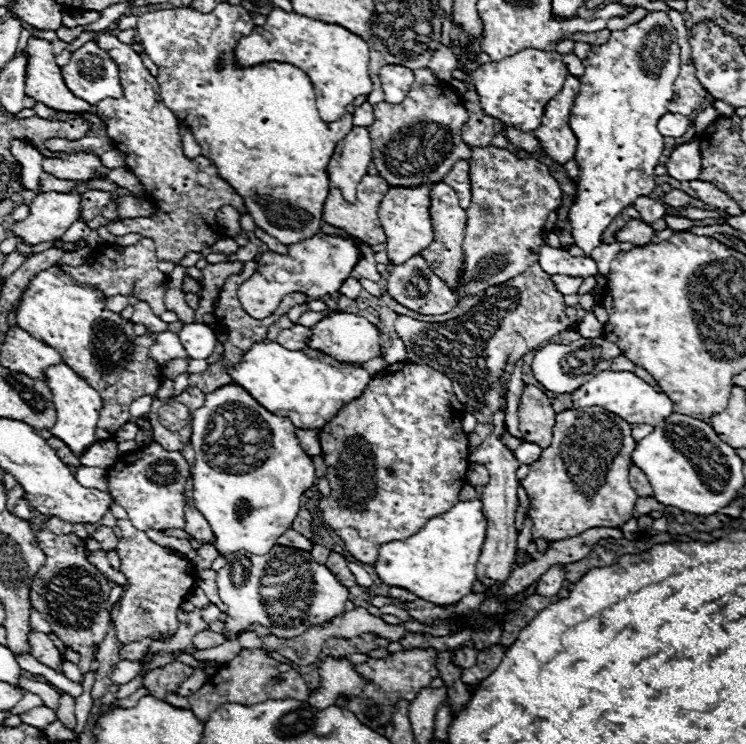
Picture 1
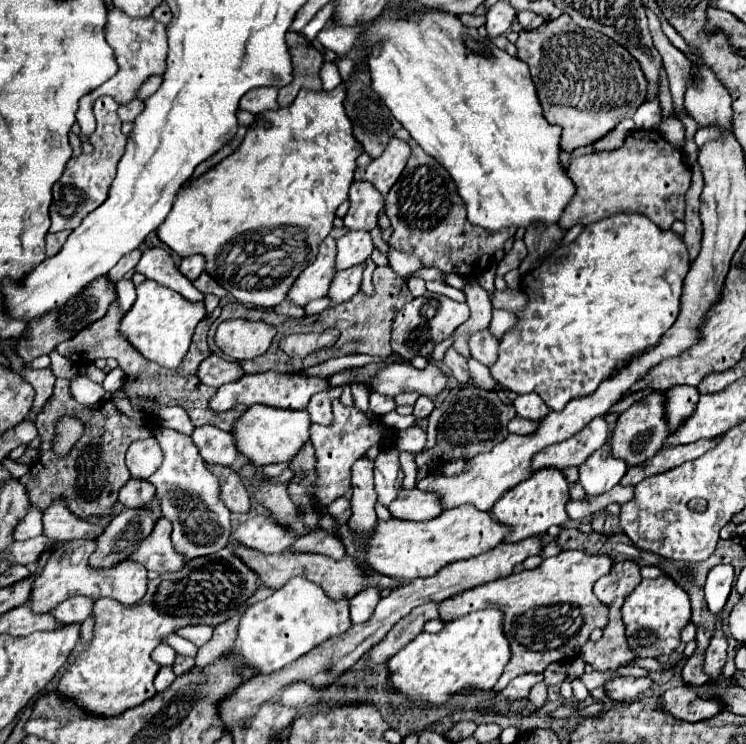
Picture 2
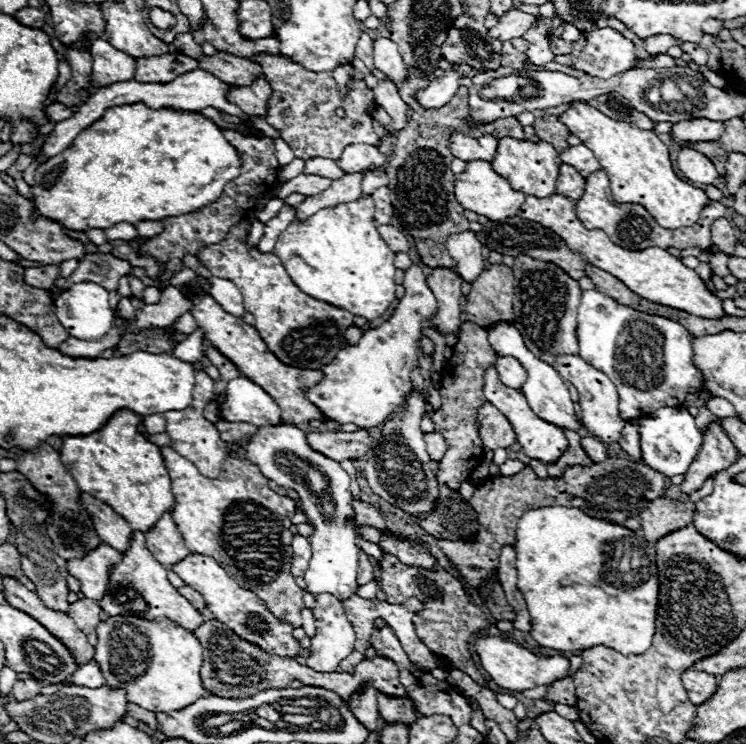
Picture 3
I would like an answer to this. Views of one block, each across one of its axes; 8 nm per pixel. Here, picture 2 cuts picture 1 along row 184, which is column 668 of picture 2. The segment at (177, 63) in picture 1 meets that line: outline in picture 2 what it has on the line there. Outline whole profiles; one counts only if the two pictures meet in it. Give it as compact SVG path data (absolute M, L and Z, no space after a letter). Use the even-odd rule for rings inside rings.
M614 214L614 216L602 218L602 220L586 226L582 230L582 234L572 244L556 248L538 268L534 268L532 272L528 272L528 274L522 276L520 288L528 296L528 304L516 314L518 316L516 328L510 328L504 334L504 338L500 340L498 360L490 366L492 378L500 386L504 386L504 388L508 388L512 392L518 392L518 394L536 392L536 394L540 394L540 398L546 402L546 406L550 410L556 410L556 412L562 410L570 400L592 394L600 386L600 382L606 380L612 374L612 370L622 364L622 360L626 356L636 354L636 352L644 352L644 350L656 346L660 342L660 336L676 322L678 312L680 312L680 296L682 296L684 276L686 276L688 268L690 268L688 266L688 252L686 252L686 246L684 246L682 236L674 234L672 230L662 232L650 218L646 218L642 214Z

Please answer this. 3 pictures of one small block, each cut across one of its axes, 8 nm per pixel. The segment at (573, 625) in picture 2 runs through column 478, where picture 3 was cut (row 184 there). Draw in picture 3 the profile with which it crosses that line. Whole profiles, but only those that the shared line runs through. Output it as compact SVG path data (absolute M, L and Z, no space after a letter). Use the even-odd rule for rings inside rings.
M596 170L592 176L586 178L586 186L584 186L584 194L582 198L576 202L576 214L580 218L580 222L588 228L600 228L606 230L606 234L610 236L610 240L622 248L628 250L644 250L650 246L660 246L660 248L690 248L690 246L710 246L710 226L716 218L726 216L728 208L722 206L720 202L712 202L700 212L700 222L696 222L696 226L682 226L680 230L666 230L662 226L658 226L658 222L648 214L648 210L644 210L642 206L636 204L618 204L614 202L612 194L610 194L610 180L608 174L604 170Z

